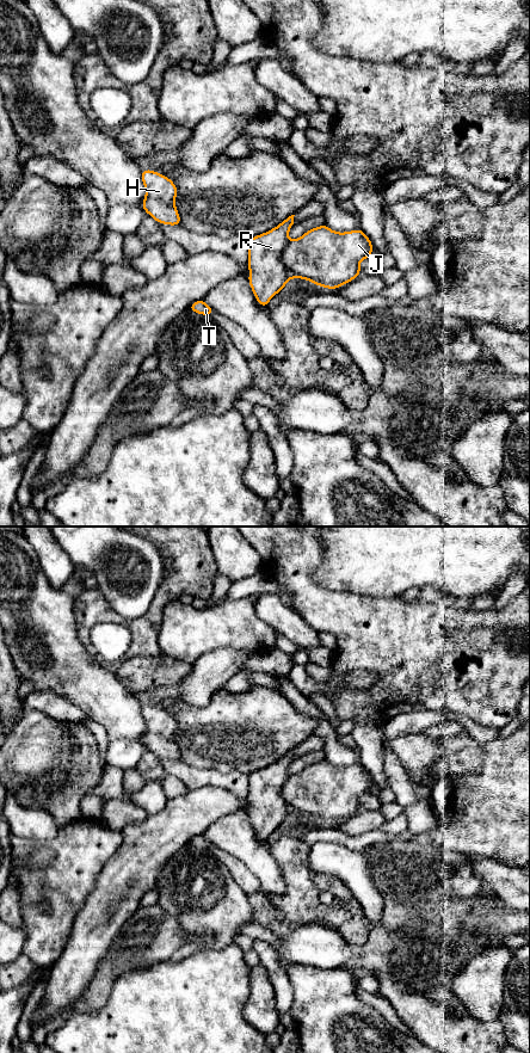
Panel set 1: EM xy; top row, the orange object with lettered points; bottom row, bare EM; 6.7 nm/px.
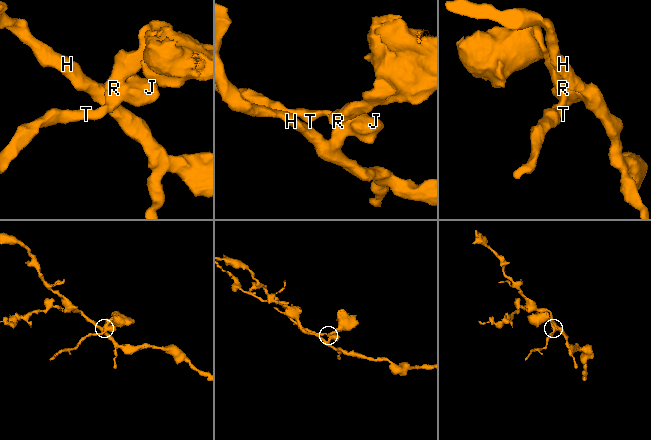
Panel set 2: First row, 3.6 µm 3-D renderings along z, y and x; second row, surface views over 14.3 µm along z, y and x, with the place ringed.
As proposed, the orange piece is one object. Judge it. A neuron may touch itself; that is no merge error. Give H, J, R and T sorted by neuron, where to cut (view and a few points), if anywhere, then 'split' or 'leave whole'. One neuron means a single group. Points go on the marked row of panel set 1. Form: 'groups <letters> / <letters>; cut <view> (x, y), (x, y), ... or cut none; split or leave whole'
groups H J / R T; cut xy (289, 240), (282, 252), (282, 263), (291, 277); split

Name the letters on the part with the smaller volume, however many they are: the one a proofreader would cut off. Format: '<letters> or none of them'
R, T

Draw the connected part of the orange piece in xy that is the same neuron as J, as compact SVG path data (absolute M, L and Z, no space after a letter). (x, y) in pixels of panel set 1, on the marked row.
M323 223L290 240L282 260L291 278L335 290L362 273L359 263L374 258L372 248L371 240L360 228L339 233Z

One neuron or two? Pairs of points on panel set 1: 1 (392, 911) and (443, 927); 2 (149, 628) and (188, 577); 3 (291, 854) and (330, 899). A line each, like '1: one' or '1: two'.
1: two
2: one
3: two

